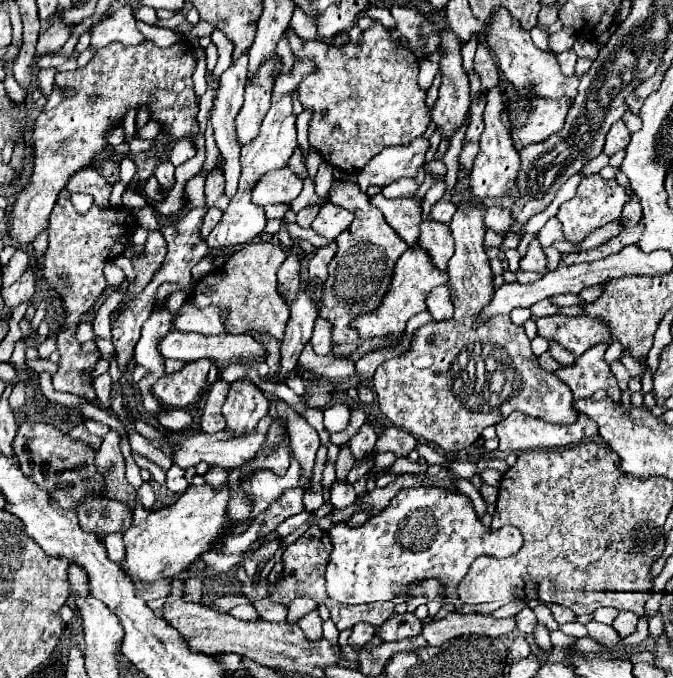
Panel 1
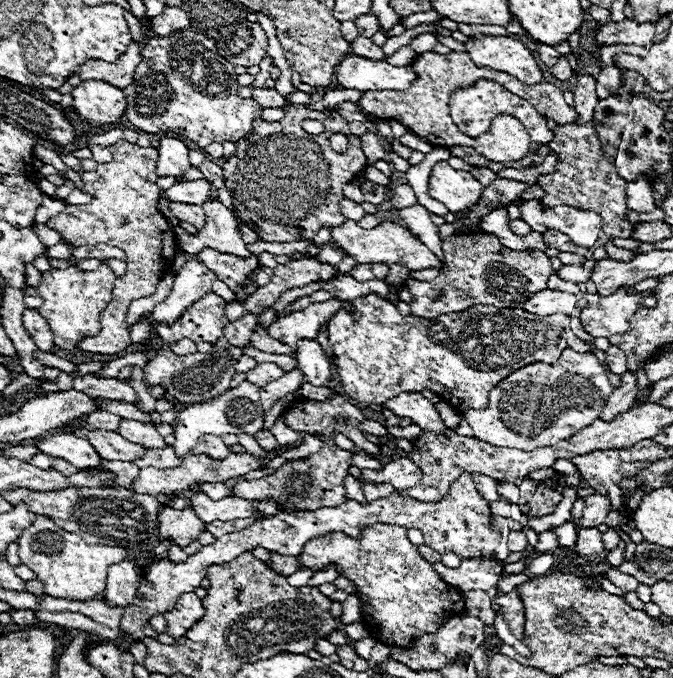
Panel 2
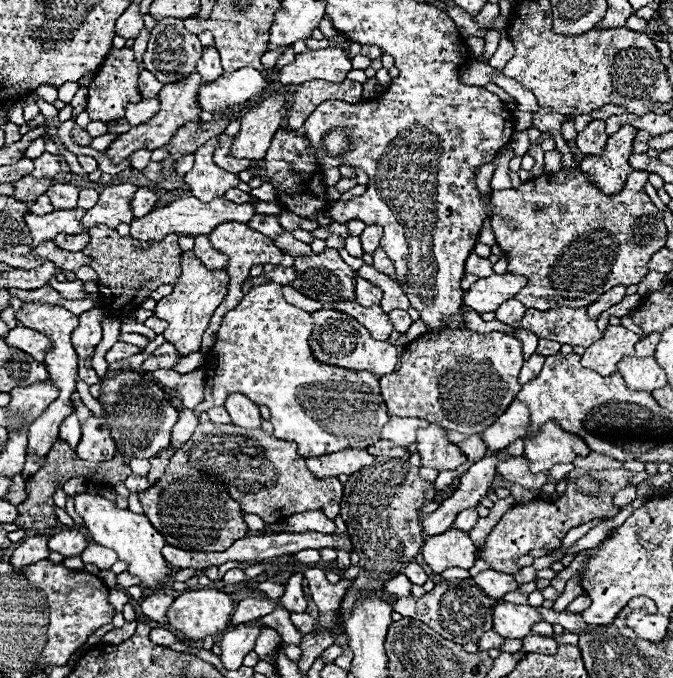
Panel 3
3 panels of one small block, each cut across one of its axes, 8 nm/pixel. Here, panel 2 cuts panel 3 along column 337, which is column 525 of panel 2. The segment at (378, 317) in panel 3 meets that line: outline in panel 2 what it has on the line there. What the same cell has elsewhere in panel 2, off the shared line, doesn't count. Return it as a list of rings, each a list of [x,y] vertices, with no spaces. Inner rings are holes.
[[[544,290],[536,292],[536,296],[528,298],[528,302],[522,304],[522,308],[530,314],[538,316],[552,316],[552,314],[566,314],[570,316],[572,310],[576,308],[576,296],[568,292],[558,292],[558,290]]]

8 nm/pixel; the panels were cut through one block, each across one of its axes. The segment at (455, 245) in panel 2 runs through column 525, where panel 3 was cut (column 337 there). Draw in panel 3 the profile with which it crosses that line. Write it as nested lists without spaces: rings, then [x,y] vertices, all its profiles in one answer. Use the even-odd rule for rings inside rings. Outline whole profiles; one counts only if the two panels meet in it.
[[[325,248],[322,254],[310,254],[310,256],[294,256],[296,268],[296,282],[292,286],[318,302],[340,302],[340,300],[352,300],[356,298],[356,278],[354,270],[340,258],[338,250]]]

